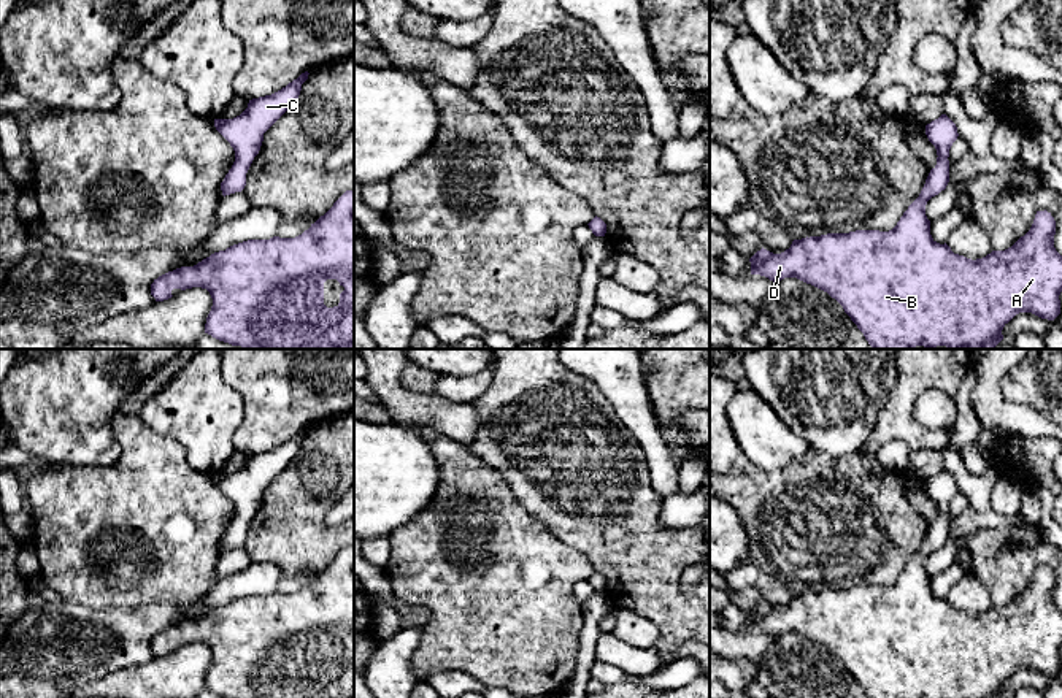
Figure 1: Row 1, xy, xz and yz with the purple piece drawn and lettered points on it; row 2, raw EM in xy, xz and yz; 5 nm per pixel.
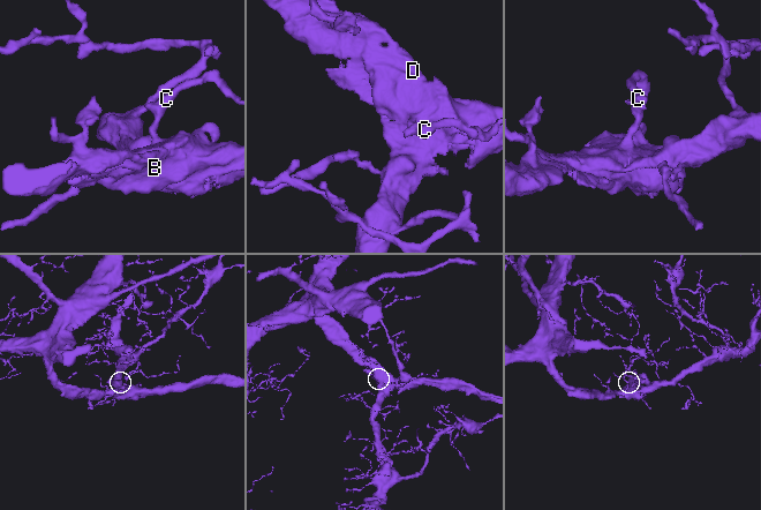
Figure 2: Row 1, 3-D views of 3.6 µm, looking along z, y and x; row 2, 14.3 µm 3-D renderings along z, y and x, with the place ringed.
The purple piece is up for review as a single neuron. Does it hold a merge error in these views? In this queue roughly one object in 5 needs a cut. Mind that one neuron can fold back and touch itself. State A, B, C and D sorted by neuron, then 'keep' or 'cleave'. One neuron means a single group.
A B C D; keep

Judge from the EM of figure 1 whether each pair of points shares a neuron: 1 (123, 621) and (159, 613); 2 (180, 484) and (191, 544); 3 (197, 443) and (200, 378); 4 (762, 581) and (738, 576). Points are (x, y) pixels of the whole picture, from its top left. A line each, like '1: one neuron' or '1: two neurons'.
1: one neuron
2: one neuron
3: one neuron
4: one neuron

